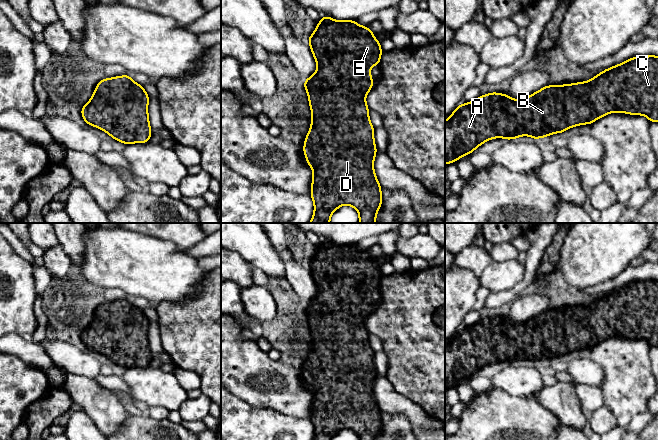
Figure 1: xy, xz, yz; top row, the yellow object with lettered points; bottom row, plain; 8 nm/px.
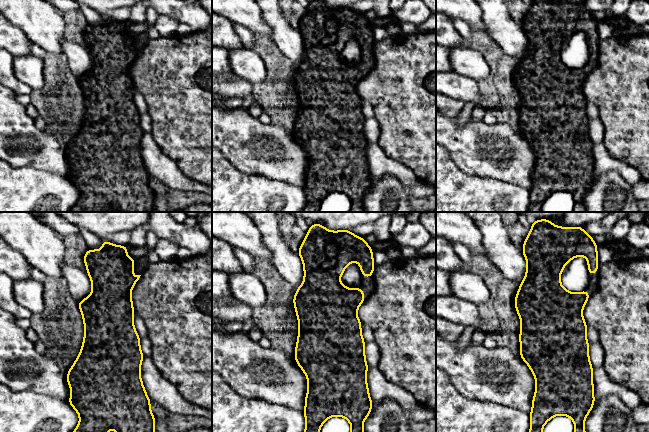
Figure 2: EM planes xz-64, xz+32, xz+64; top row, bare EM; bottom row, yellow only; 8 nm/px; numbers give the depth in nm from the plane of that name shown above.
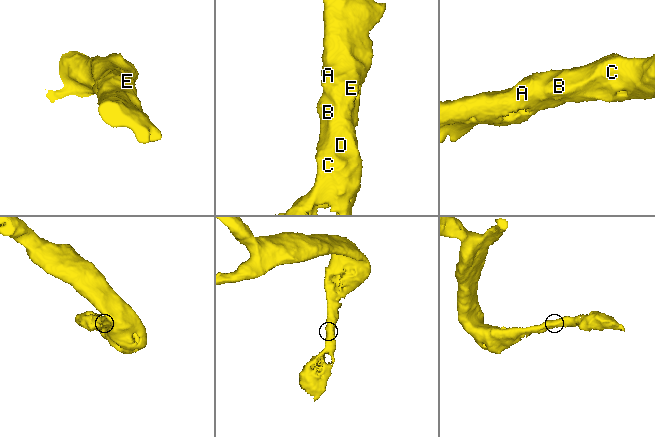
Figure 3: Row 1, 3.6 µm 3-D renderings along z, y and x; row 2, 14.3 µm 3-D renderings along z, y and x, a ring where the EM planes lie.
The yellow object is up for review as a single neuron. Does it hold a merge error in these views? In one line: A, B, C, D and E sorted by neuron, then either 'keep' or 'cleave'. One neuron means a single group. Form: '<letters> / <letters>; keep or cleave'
A B C D E; keep

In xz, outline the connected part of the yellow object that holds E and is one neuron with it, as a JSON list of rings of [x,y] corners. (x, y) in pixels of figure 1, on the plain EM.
[[[322,239],[322,243],[317,247],[317,251],[312,259],[307,263],[312,278],[317,287],[317,295],[314,299],[310,300],[308,303],[304,304],[303,310],[305,311],[309,329],[312,336],[312,346],[310,354],[304,365],[304,380],[306,381],[308,389],[313,394],[313,402],[311,409],[310,420],[314,425],[314,439],[313,440],[331,440],[334,435],[336,435],[342,429],[353,430],[359,437],[359,440],[376,440],[379,435],[381,428],[383,426],[381,418],[381,410],[377,404],[373,387],[377,377],[377,372],[374,366],[374,351],[369,344],[369,332],[366,328],[365,321],[368,316],[372,313],[374,306],[371,302],[371,296],[369,292],[372,290],[377,290],[380,288],[380,282],[382,278],[382,273],[380,270],[380,265],[374,262],[374,258],[369,254],[367,250],[360,250],[355,244],[348,245],[338,245],[334,244],[326,239]]]

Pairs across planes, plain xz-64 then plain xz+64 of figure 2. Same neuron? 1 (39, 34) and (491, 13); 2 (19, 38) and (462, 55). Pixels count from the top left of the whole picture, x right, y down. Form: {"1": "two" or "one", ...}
{"1": "two", "2": "two"}

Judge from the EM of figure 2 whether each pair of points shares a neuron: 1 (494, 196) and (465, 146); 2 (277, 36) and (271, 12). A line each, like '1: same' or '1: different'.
1: different
2: same

